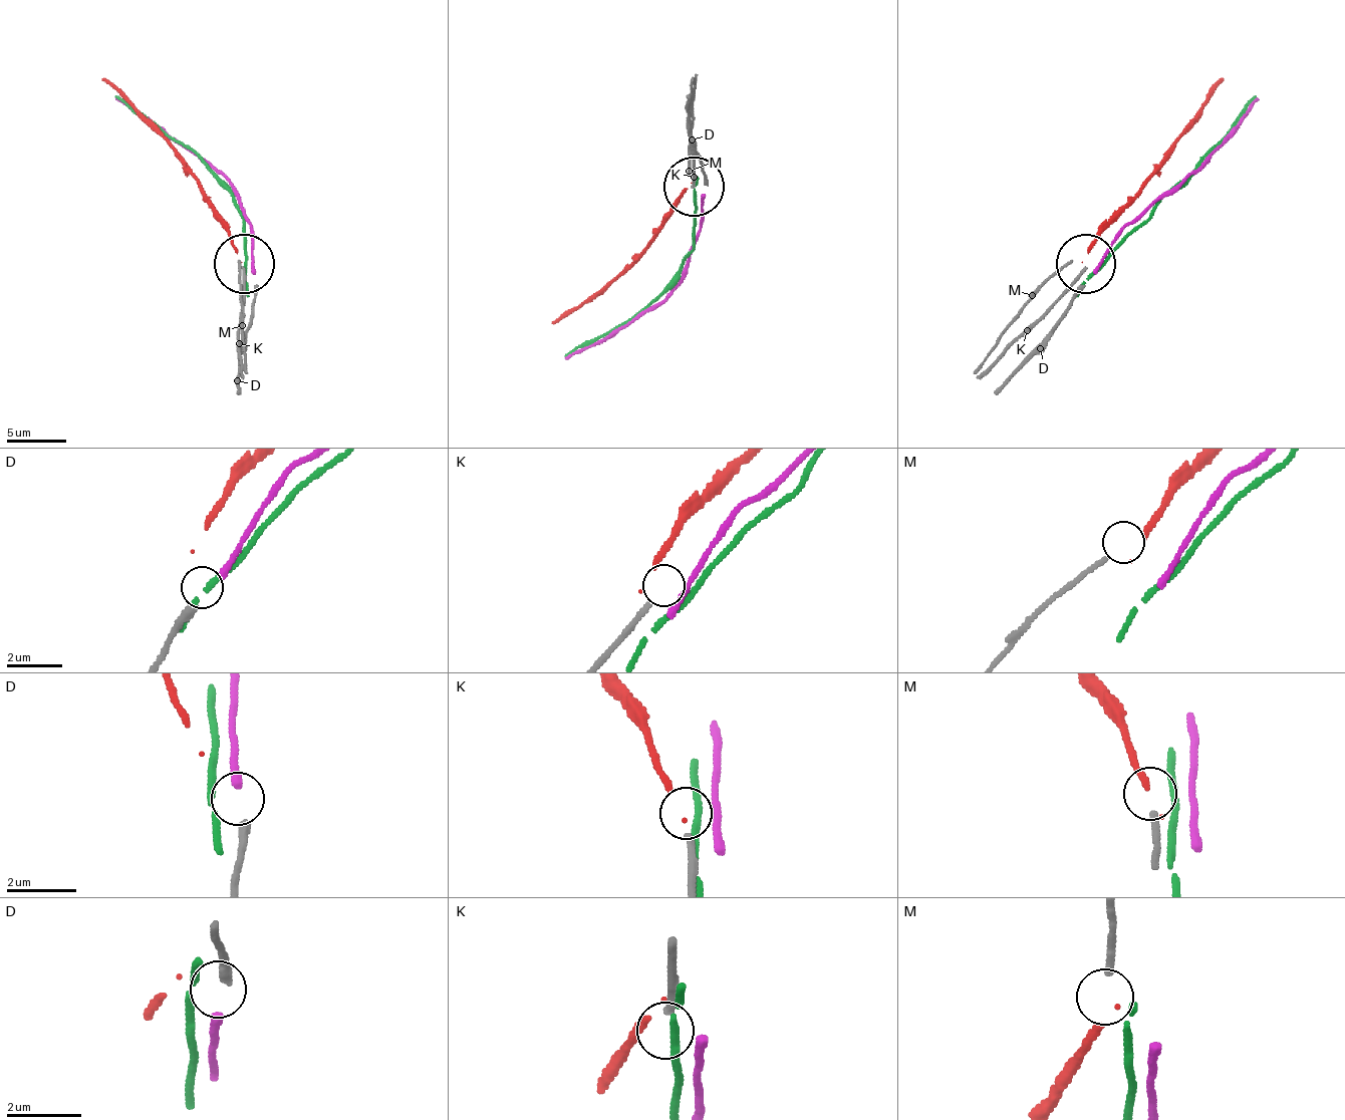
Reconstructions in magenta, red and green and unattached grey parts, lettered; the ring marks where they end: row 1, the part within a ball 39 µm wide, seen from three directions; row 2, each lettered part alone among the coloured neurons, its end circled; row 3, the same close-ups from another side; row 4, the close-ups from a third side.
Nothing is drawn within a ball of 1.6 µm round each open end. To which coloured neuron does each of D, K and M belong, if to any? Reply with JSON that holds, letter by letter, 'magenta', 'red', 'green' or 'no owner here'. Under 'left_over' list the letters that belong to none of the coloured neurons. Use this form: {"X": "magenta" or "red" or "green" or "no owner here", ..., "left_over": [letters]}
{"D": "magenta", "K": "no owner here", "M": "no owner here", "left_over": ["K", "M"]}

